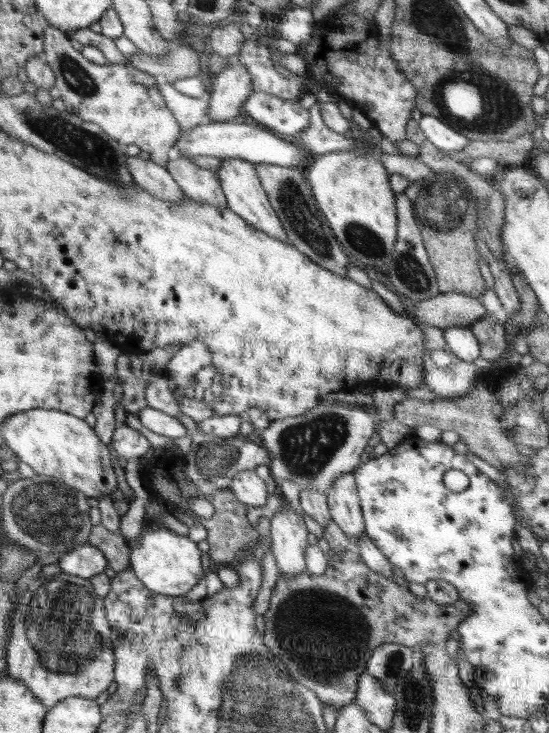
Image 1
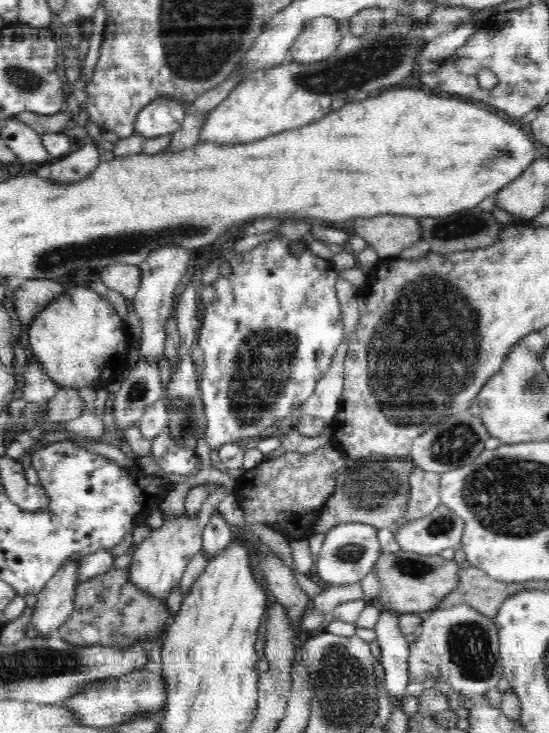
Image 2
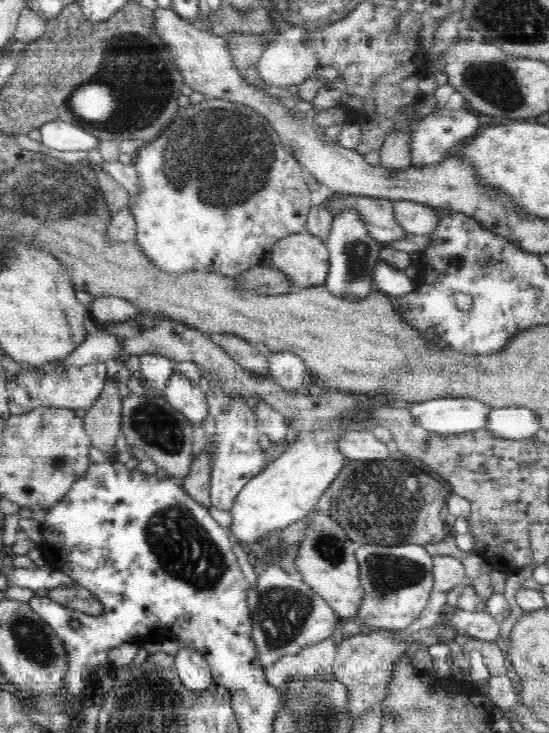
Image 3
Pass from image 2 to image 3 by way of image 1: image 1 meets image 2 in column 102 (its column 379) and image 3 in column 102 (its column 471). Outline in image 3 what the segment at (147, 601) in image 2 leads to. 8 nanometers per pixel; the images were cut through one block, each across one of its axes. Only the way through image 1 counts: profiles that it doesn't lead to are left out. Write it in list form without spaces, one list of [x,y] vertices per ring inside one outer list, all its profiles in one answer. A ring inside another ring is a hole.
[[[78,583],[72,584],[72,586],[48,589],[47,597],[54,602],[63,604],[65,607],[85,612],[93,617],[99,617],[100,614],[104,614],[104,605],[102,605],[100,599]]]

